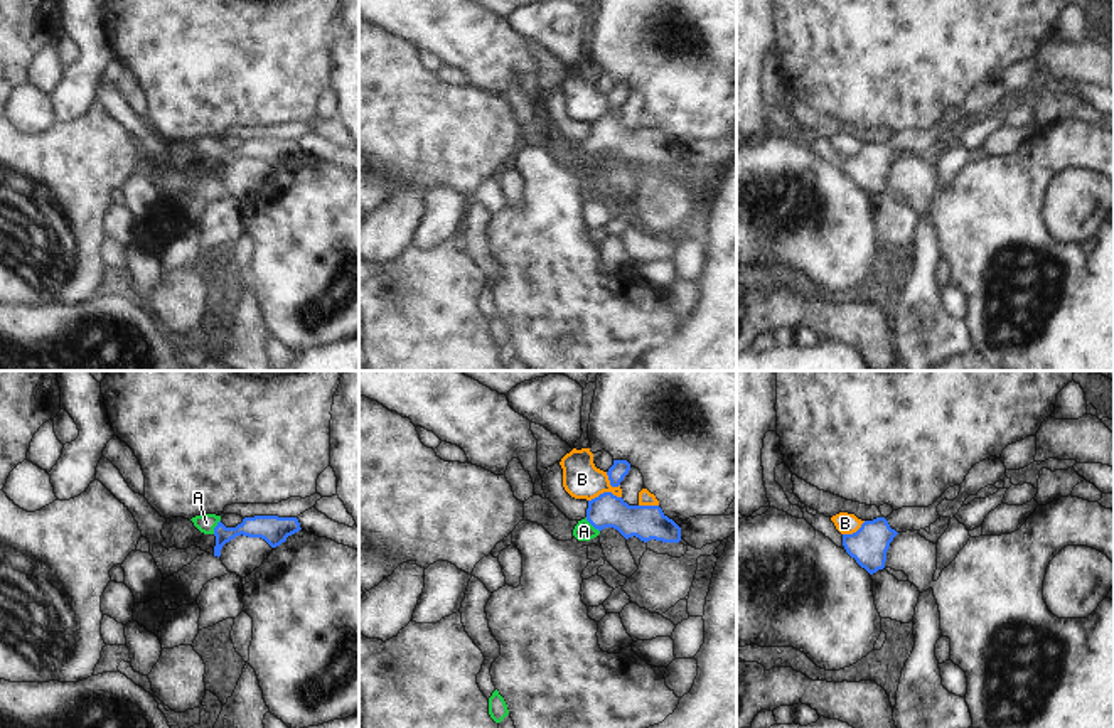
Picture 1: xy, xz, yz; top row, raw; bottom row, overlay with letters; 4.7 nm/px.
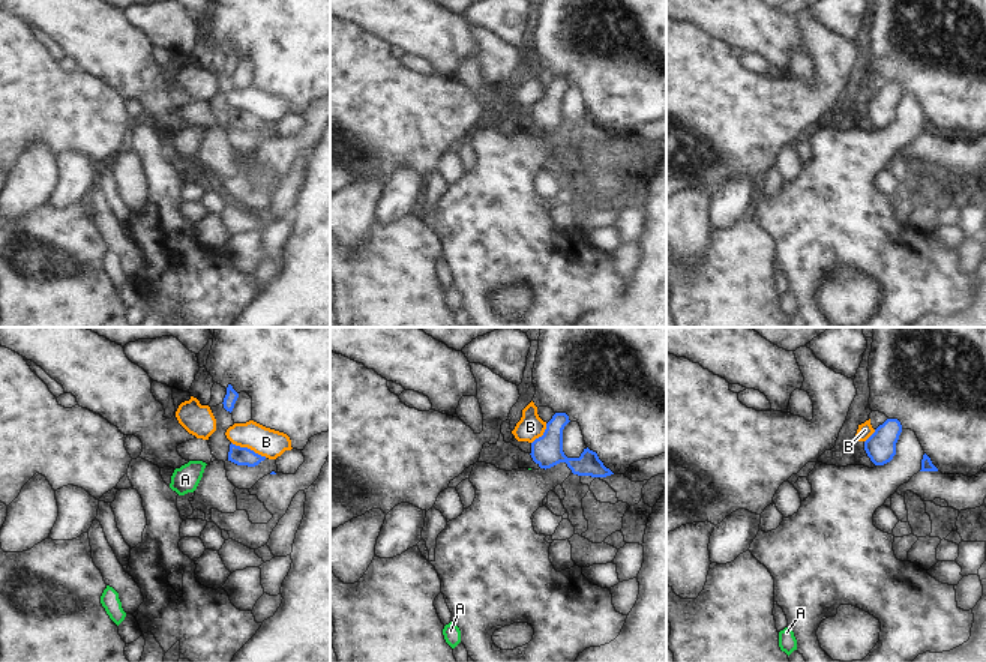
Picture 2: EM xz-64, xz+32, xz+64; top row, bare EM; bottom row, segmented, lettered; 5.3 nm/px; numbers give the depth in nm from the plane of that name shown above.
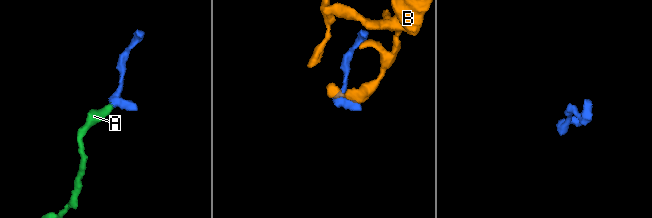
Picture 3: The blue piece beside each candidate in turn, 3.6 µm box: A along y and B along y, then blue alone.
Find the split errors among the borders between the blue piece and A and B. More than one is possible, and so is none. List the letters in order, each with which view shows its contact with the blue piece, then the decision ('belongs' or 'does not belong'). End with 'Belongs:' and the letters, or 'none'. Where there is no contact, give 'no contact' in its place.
A: xz | belongs
B: xz | does not belong
Belongs: A

